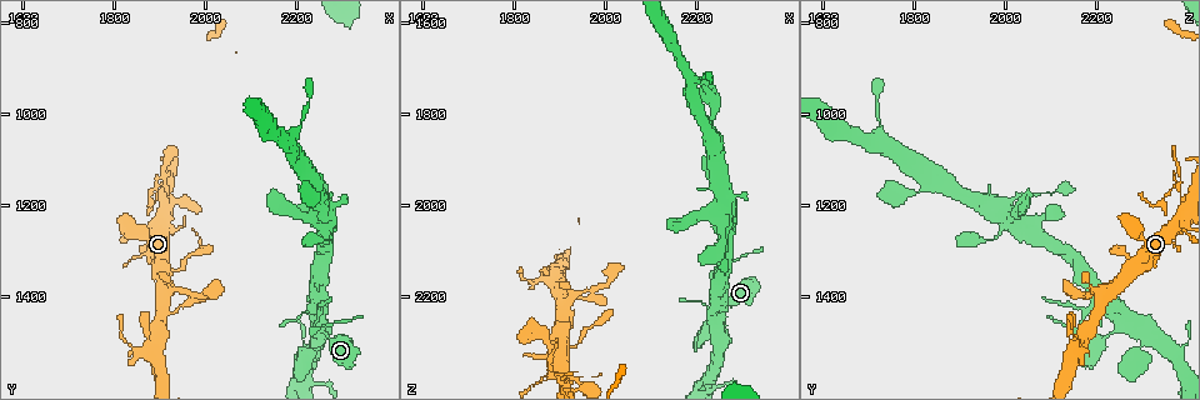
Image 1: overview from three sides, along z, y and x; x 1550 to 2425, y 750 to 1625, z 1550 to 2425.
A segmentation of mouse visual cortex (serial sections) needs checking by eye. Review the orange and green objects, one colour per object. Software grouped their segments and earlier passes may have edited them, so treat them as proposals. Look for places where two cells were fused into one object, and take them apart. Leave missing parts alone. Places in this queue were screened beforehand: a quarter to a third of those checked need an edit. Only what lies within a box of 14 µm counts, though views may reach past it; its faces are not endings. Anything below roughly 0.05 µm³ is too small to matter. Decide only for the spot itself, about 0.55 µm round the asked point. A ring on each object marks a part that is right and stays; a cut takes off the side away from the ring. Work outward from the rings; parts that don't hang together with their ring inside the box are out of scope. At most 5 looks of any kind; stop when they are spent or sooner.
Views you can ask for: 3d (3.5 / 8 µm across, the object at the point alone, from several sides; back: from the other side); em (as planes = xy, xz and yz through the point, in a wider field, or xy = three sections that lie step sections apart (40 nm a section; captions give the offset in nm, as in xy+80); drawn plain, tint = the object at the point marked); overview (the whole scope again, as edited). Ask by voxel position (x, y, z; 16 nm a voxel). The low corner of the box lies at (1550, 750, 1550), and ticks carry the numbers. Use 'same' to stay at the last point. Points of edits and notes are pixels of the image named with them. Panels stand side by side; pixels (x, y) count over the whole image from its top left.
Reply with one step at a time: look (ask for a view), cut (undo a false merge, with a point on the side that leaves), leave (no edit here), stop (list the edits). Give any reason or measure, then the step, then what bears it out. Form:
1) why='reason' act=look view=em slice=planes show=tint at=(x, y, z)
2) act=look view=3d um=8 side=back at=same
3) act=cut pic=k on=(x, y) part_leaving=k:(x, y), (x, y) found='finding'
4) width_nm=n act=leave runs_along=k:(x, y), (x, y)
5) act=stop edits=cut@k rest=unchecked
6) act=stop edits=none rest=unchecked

why='sharp bend' act=look view=3d um=8 at=(1925, 1340, 2310)

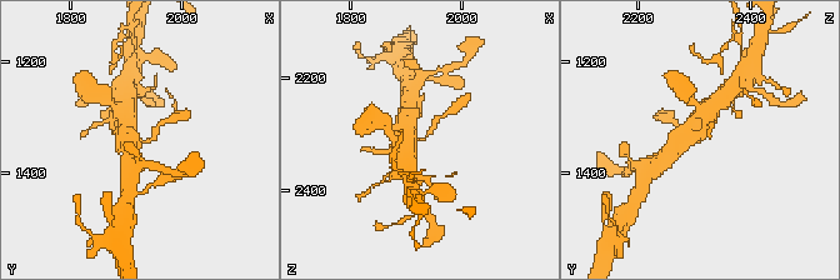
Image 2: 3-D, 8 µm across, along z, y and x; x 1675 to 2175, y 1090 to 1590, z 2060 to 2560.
why='now the EM' act=look view=em slice=xy step=2 show=tint at=(1935, 1345, 2305)

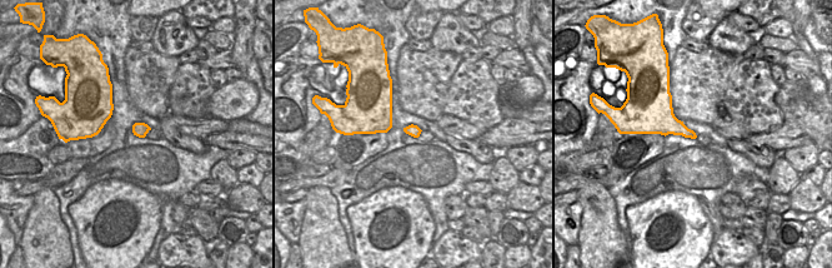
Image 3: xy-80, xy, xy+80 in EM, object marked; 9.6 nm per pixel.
arm_widths_nm=150,450,600 act=leave found='all the same cell'

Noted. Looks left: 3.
why='sharp bend' act=look view=3d um=3.5 at=(1915, 1175, 2380)

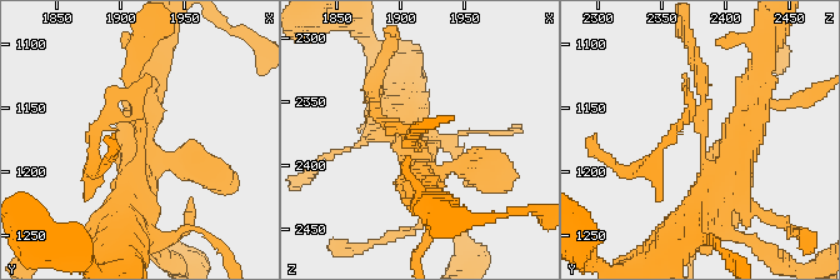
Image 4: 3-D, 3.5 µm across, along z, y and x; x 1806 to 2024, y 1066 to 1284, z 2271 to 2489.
why='need the tissue' act=look view=em slice=xy step=5 show=plain at=(1916, 1174, 2386)

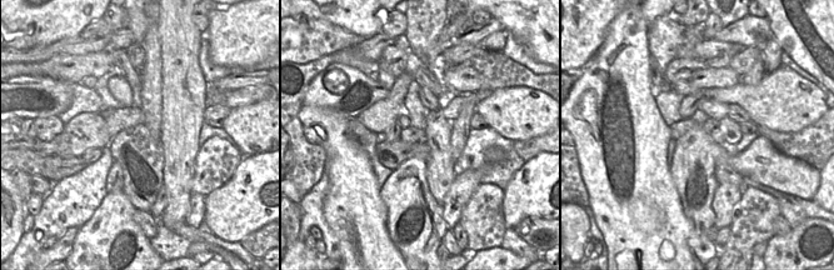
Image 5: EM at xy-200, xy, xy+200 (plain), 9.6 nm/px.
why='with the object marked' act=look view=em slice=xy step=5 show=tint at=same

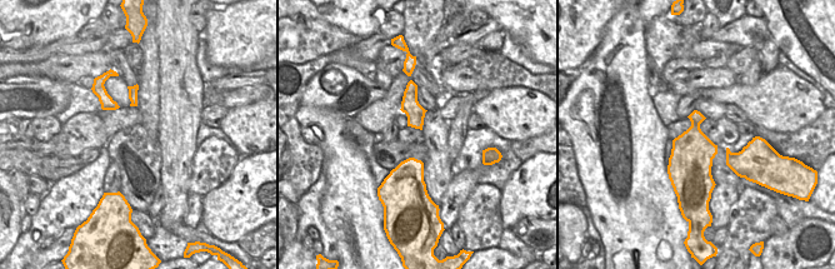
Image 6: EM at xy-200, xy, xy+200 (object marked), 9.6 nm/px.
act=cut pic=4 on=(100, 124) part_leaving=4:(704, 131), (701, 74), (685, 35) found='a second cell is stuck on'

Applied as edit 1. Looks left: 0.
act=stop edits=cut@4 rest=unchecked

